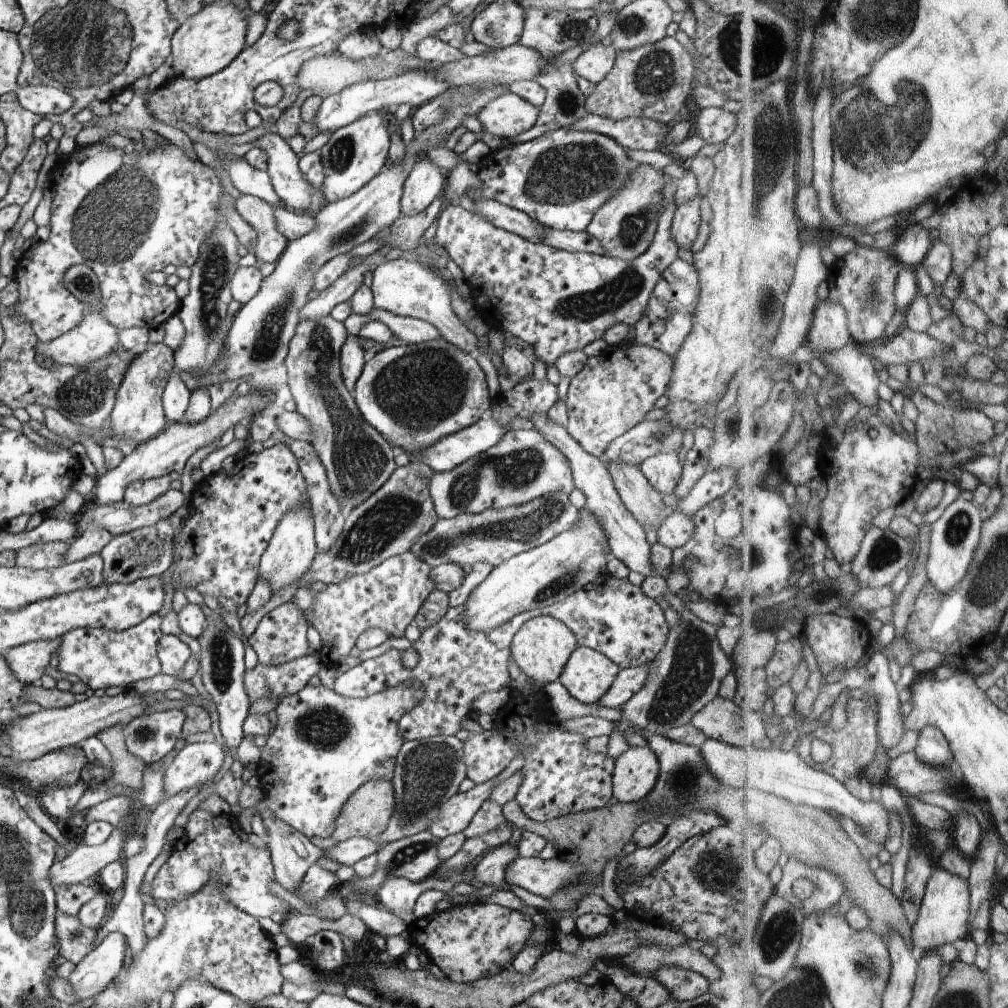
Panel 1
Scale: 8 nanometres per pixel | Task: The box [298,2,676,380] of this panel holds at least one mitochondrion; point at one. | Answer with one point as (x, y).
(563, 173)

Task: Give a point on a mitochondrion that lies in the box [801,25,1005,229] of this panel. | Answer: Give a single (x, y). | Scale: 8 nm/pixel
(909, 119)

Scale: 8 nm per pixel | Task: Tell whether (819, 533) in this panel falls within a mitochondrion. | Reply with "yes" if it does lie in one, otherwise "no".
no

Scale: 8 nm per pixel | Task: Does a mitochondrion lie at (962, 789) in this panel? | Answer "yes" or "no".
no

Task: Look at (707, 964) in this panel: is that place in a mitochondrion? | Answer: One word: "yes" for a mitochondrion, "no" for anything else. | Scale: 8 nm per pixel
no

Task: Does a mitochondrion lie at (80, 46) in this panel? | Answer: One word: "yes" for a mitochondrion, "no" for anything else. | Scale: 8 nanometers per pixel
yes

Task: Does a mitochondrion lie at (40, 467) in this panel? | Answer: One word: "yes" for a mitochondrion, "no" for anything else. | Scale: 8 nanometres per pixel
no

